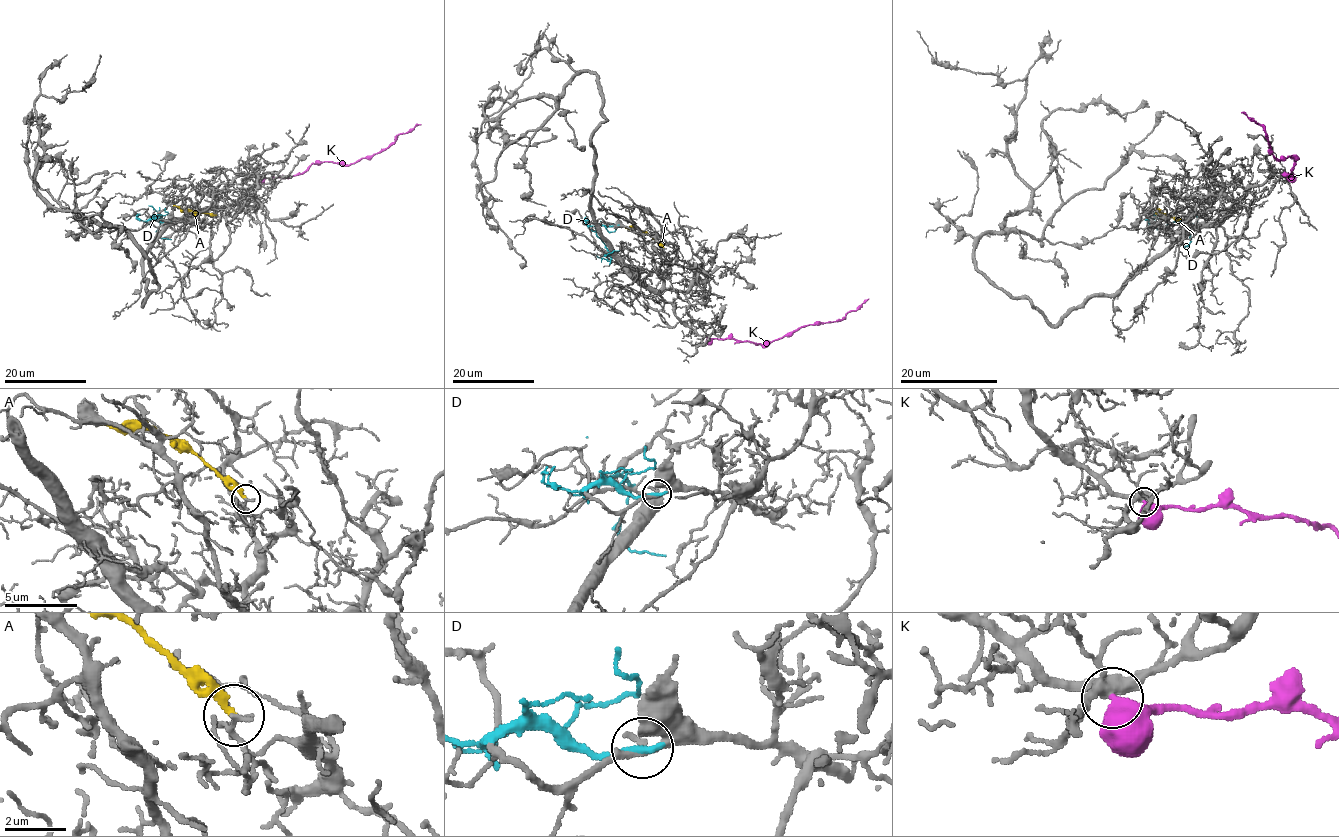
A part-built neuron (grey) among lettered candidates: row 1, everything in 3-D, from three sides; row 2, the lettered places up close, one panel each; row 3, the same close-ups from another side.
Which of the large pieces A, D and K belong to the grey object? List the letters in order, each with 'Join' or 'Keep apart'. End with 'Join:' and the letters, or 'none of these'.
A: Keep apart
D: Keep apart
K: Keep apart
Join: none of these

